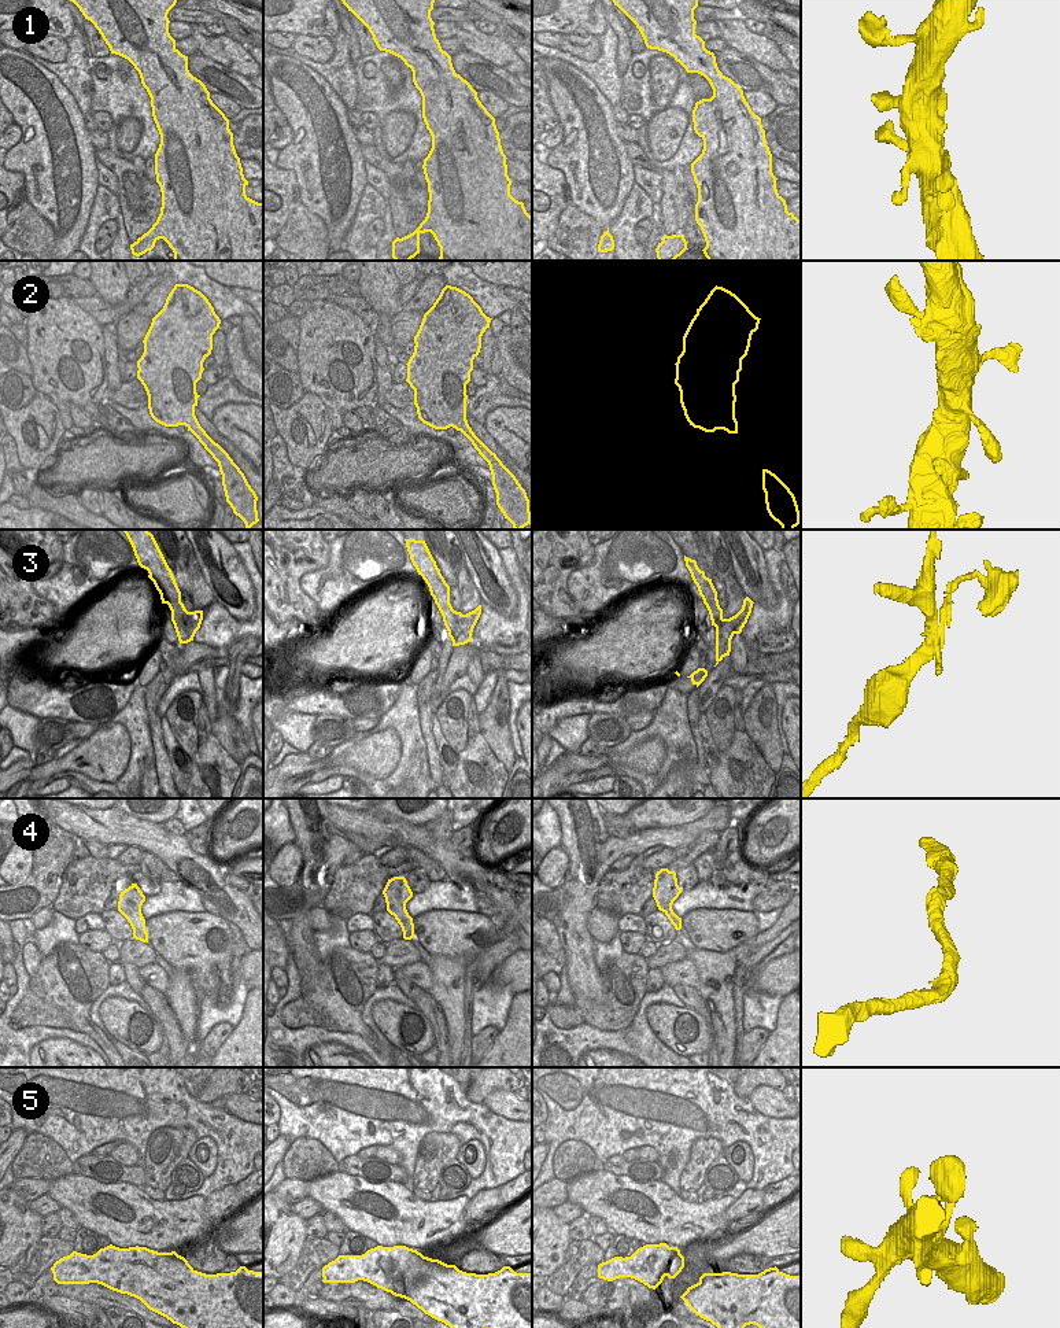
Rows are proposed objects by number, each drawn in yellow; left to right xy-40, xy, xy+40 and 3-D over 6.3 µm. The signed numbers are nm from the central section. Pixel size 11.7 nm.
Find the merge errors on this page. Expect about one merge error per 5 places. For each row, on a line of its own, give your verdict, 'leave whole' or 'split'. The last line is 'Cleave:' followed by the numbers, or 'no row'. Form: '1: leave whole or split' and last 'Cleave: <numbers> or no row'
1: leave whole
2: leave whole
3: split
4: leave whole
5: leave whole
Cleave: 3

